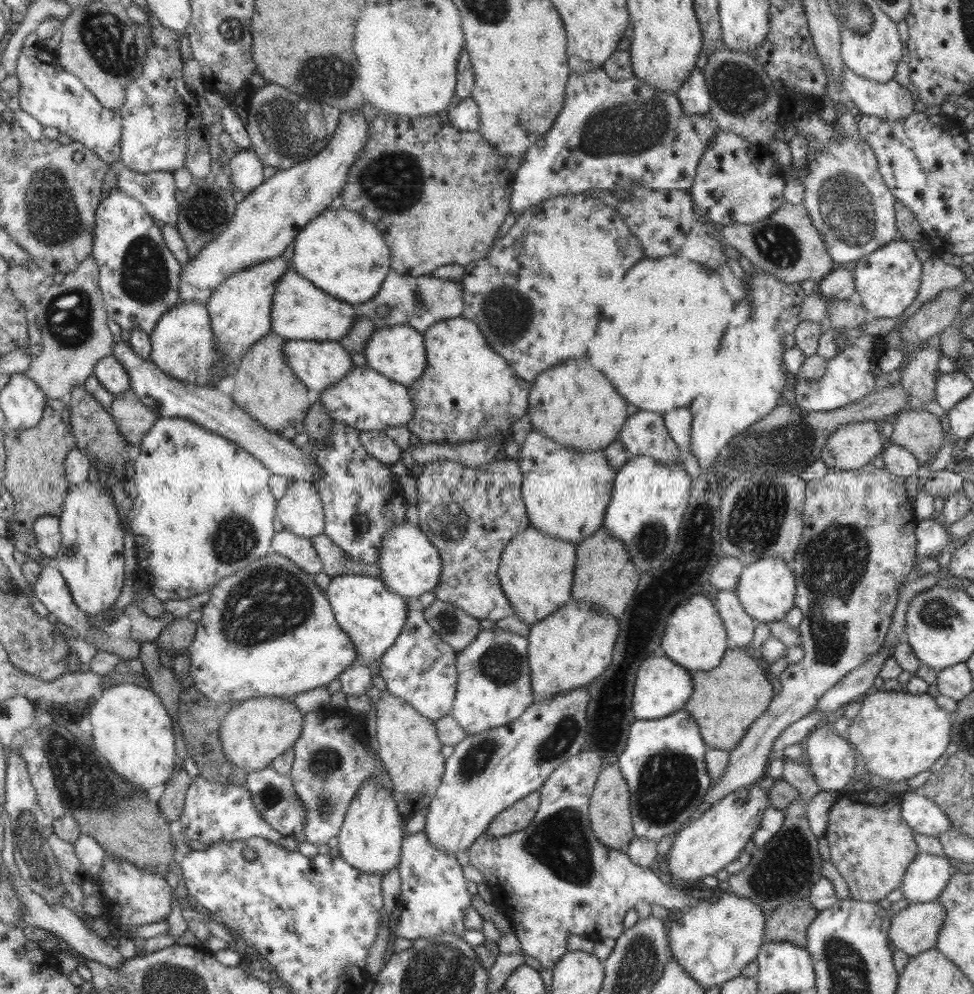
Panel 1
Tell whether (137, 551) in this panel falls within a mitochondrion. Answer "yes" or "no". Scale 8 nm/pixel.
no

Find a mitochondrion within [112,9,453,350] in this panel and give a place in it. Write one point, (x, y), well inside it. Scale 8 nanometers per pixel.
(289, 128)

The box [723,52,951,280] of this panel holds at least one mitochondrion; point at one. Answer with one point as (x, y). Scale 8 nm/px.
(846, 206)

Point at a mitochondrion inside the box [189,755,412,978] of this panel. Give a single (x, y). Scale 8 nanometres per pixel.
(324, 941)

